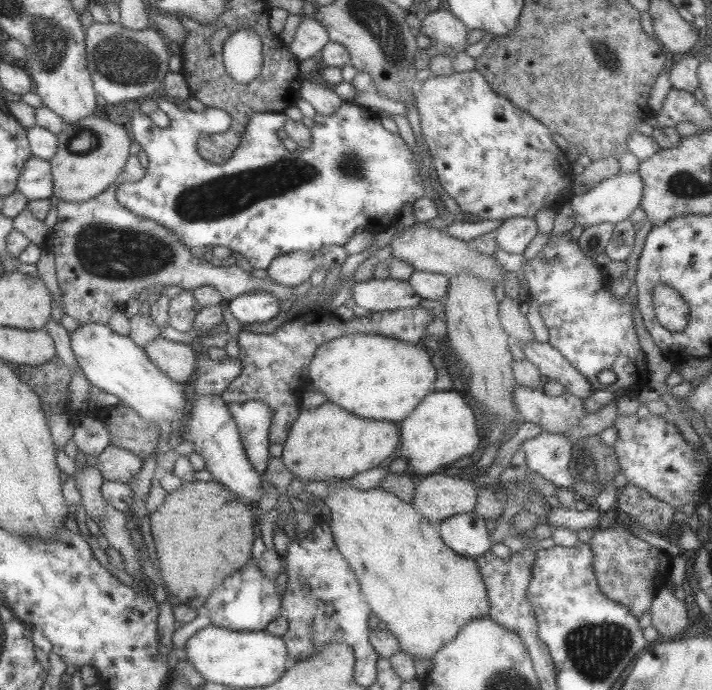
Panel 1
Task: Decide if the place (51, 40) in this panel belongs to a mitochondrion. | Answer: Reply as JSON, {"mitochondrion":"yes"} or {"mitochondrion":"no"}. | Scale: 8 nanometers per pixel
{"mitochondrion":"yes"}

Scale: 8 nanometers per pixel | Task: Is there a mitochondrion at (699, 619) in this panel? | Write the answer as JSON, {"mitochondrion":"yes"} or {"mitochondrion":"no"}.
{"mitochondrion":"no"}

